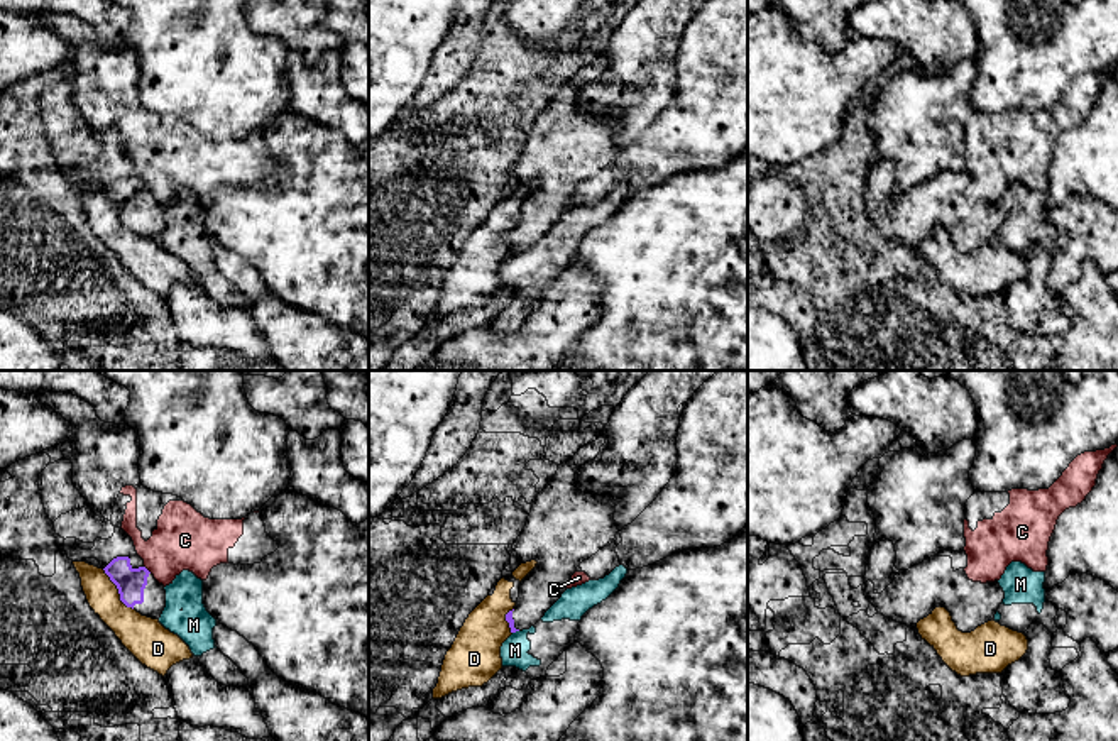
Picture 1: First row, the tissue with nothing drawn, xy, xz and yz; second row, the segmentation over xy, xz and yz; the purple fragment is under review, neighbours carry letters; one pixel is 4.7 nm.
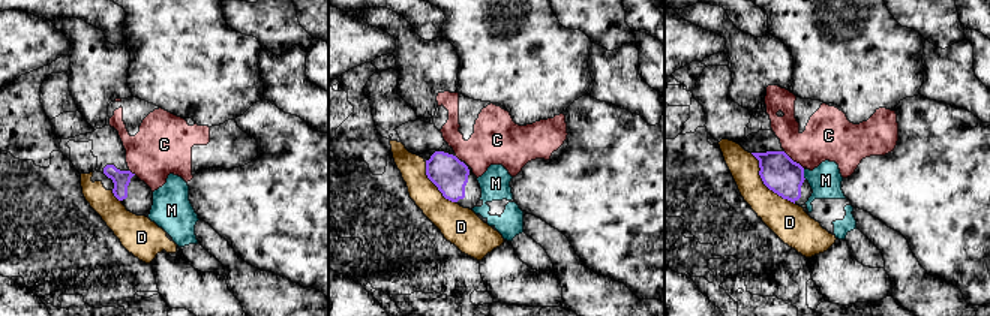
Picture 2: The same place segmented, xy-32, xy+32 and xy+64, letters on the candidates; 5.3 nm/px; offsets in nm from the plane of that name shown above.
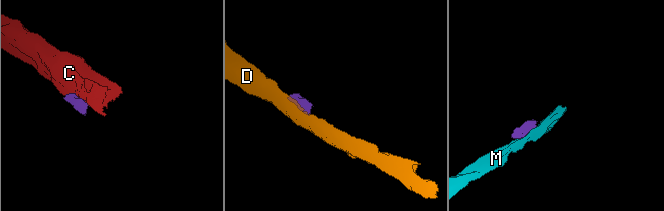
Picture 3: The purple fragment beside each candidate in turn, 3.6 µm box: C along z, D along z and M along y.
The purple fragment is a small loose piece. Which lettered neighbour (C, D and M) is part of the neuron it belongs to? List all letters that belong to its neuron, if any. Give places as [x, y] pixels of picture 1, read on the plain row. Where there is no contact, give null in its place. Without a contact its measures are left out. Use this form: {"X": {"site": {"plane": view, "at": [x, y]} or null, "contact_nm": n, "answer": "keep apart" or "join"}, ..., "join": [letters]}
{"C": {"site": {"plane": "xy", "at": [146, 190]}, "contact_nm": 50, "answer": "keep apart"}, "D": {"site": {"plane": "xy", "at": [119, 212]}, "contact_nm": 240, "answer": "keep apart"}, "M": {"site": {"plane": "xz", "at": [515, 252]}, "contact_nm": 40, "answer": "keep apart"}, "join": []}

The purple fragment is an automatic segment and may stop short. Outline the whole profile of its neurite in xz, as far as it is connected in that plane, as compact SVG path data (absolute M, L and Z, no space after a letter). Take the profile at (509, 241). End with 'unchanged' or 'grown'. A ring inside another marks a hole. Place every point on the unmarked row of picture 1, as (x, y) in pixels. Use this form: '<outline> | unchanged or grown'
M600 56L558 86L555 98L533 124L523 154L512 164L511 184L502 198L511 198L521 184L538 184L519 203L518 223L506 235L511 254L534 247L567 211L577 188L609 167L619 152L611 118L577 110L580 88L592 83L604 64Z | grown

